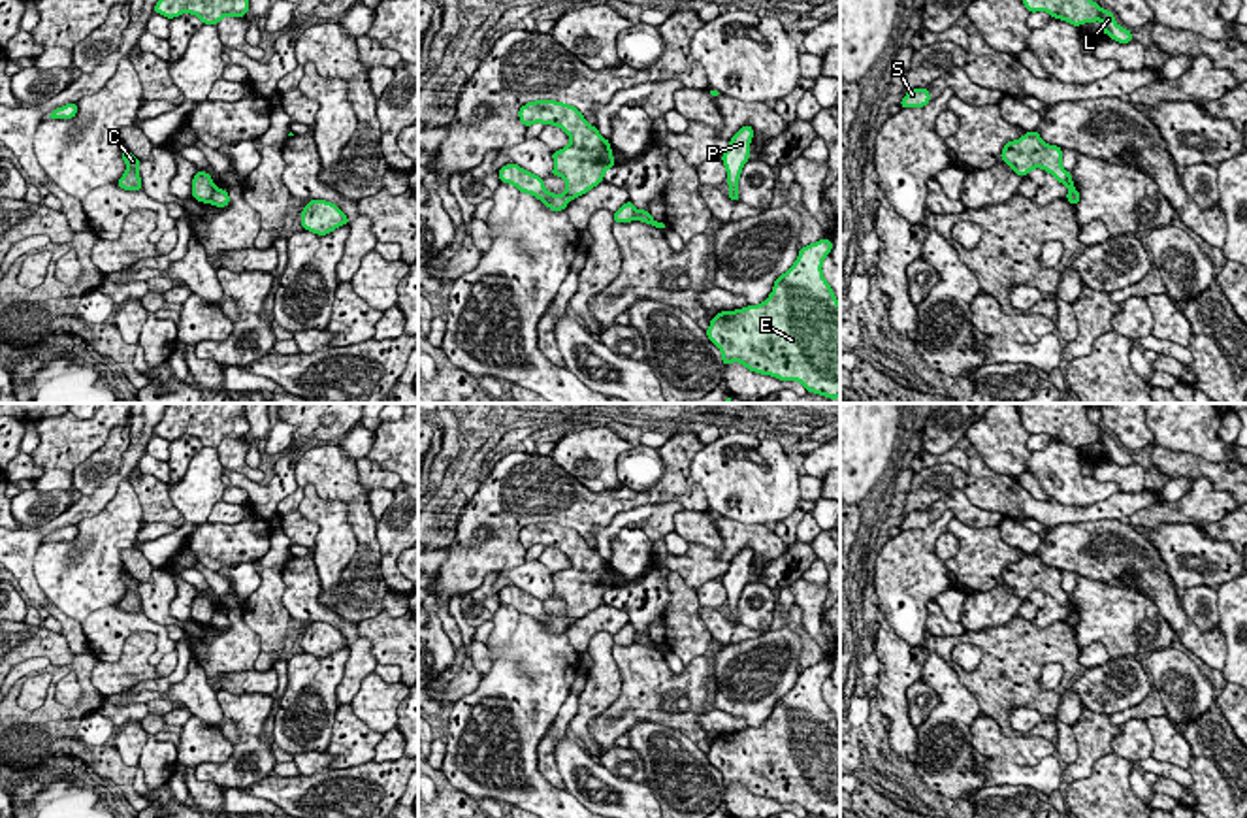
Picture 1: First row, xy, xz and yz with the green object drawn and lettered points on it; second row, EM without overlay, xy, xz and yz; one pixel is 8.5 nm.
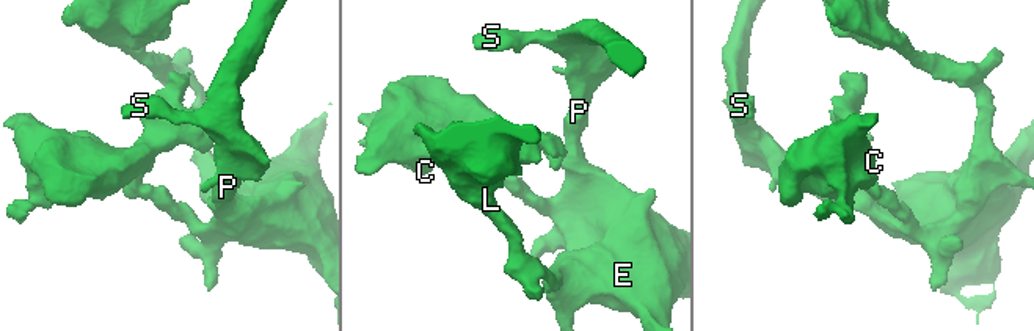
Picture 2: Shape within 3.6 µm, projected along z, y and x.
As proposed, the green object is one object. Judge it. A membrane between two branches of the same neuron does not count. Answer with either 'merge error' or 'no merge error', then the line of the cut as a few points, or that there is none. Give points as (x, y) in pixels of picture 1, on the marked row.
merge error | xy (215, 187), (210, 202)

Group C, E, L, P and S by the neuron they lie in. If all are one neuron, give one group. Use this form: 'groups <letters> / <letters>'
groups C / E L P S

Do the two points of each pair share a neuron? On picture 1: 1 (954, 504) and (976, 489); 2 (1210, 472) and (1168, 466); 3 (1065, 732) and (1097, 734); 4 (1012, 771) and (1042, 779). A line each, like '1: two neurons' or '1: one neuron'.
1: two neurons
2: one neuron
3: two neurons
4: one neuron

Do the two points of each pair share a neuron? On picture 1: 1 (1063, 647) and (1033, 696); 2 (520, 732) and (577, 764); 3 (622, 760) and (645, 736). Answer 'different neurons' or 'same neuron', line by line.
1: same neuron
2: different neurons
3: different neurons

